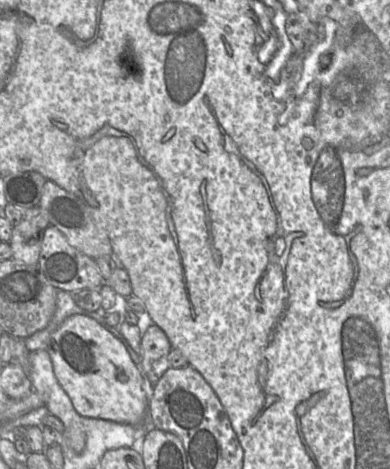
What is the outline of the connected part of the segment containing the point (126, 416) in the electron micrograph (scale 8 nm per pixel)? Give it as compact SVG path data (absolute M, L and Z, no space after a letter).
M75 314L75 315L69 316L51 335L49 342L47 344L46 350L48 351L51 357L54 374L58 382L62 386L62 388L65 390L65 392L69 396L77 413L79 413L80 415L84 417L105 419L105 420L110 420L117 423L124 423L124 424L130 424L130 425L144 425L146 423L148 419L149 385L154 385L154 384L151 384L149 382L145 374L143 379L143 375L141 374L141 372L138 370L138 368L132 361L123 343L119 339L117 339L113 334L111 334L108 330L106 330L95 319L83 314Z

